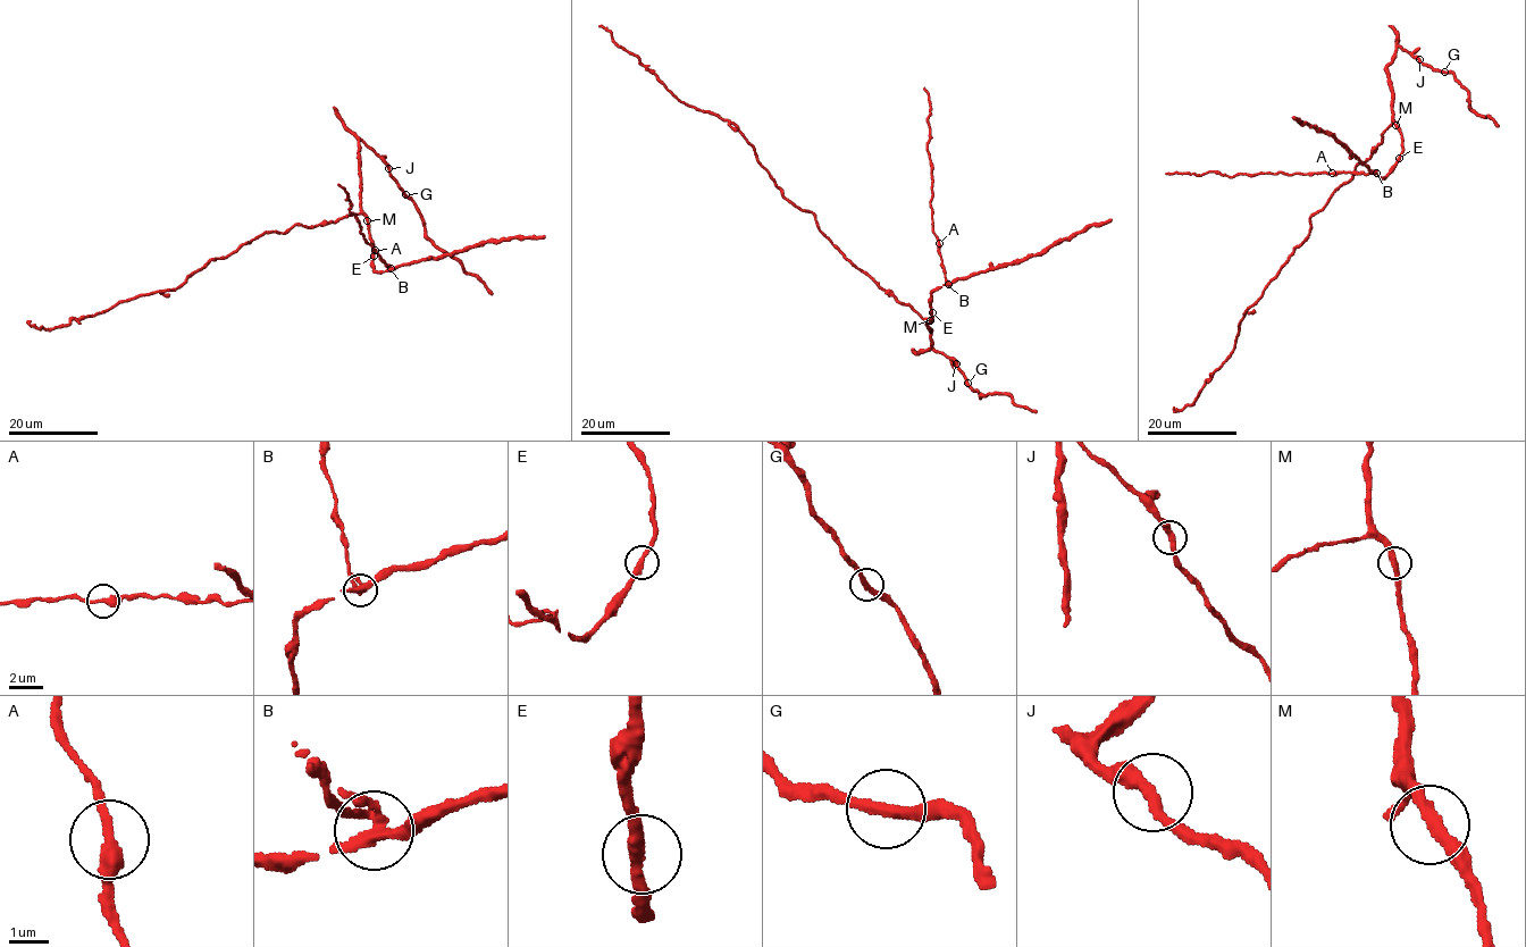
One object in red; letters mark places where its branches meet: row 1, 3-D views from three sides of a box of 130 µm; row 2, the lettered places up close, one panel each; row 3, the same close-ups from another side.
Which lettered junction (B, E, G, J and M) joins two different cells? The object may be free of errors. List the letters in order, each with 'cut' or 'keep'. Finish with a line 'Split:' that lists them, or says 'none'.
B: cut
E: keep
G: keep
J: keep
M: keep
Split: B

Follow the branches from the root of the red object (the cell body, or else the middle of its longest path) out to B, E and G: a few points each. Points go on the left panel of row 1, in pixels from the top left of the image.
B: (303, 226), (311, 228), (362, 212), (372, 248), (371, 267), (382, 271), (390, 268)
E: (303, 226), (311, 228), (362, 212), (374, 256)
G: (303, 226), (327, 224), (360, 211), (360, 140), (385, 164), (405, 194)

